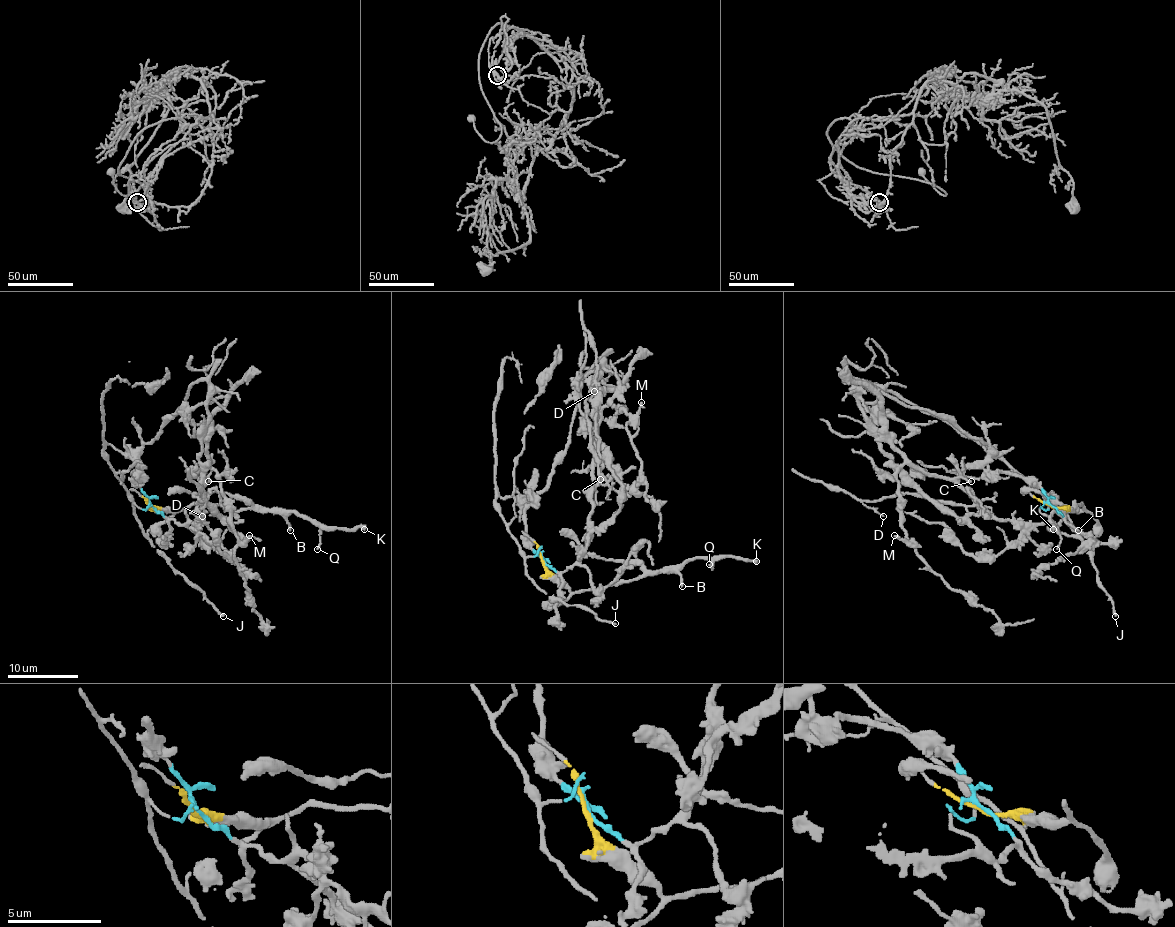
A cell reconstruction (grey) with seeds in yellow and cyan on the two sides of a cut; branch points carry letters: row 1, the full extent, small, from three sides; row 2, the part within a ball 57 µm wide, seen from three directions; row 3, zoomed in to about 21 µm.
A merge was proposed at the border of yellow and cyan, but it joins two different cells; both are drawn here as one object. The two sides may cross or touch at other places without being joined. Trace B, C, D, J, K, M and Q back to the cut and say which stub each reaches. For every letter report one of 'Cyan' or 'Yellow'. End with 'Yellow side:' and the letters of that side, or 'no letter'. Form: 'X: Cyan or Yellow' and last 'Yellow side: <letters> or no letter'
B: Yellow
C: Cyan
D: Cyan
J: Cyan
K: Yellow
M: Cyan
Q: Yellow
Yellow side: B, K, Q

